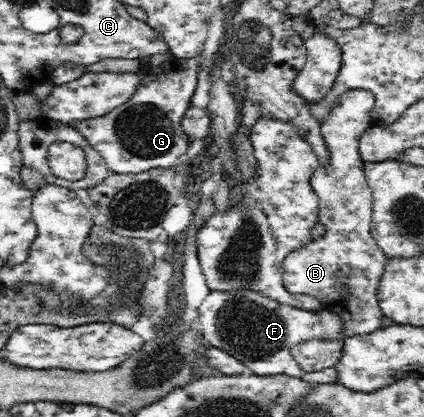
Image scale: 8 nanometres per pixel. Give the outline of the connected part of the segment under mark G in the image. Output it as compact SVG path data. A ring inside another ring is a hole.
M173 56L171 61L164 62L156 67L142 65L146 80L137 86L135 94L125 104L117 106L111 112L89 121L71 122L92 146L104 158L109 173L117 174L140 174L152 168L163 167L168 169L175 164L175 160L185 153L191 153L193 146L189 146L187 135L181 130L181 118L185 116L187 109L191 107L191 98L197 88L197 74L200 70L197 58L183 58L181 71L177 70L177 58Z

